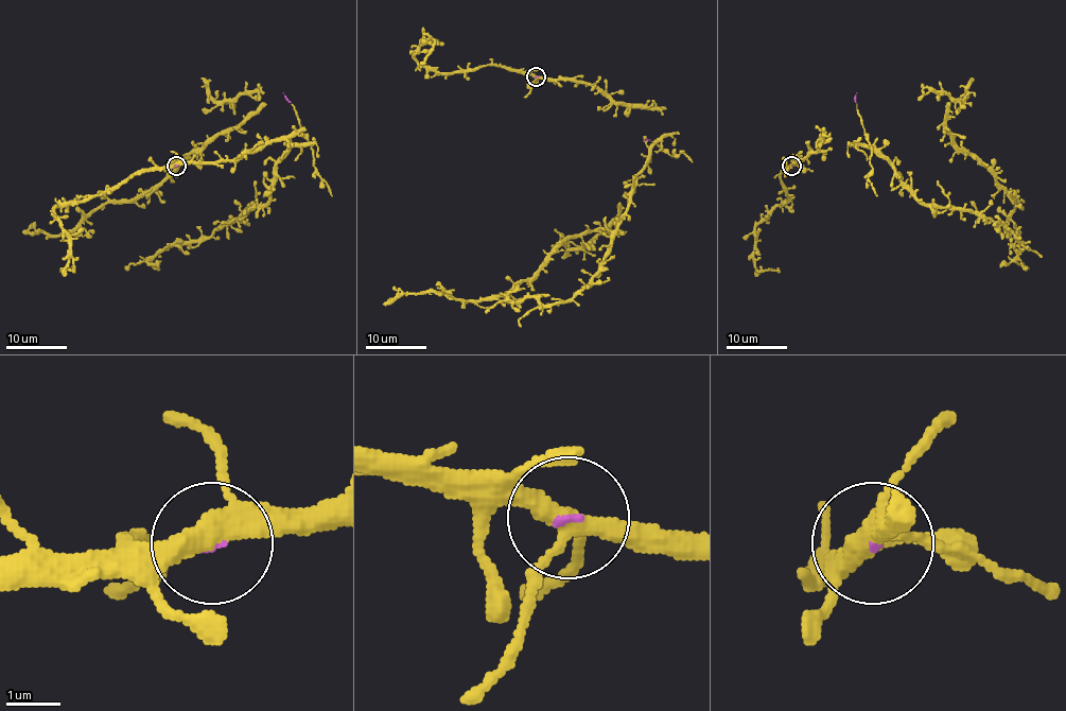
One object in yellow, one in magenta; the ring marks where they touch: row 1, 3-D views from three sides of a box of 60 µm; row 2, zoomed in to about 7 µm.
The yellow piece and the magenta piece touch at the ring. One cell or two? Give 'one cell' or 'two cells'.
one cell

